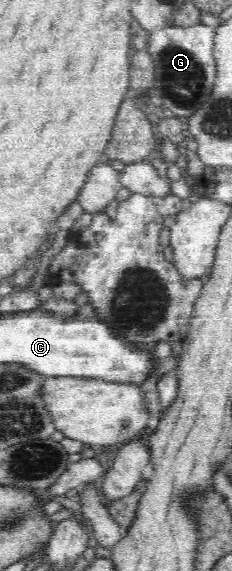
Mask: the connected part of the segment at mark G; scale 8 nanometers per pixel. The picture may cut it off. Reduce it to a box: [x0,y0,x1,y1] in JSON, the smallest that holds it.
[149,21,216,120]

